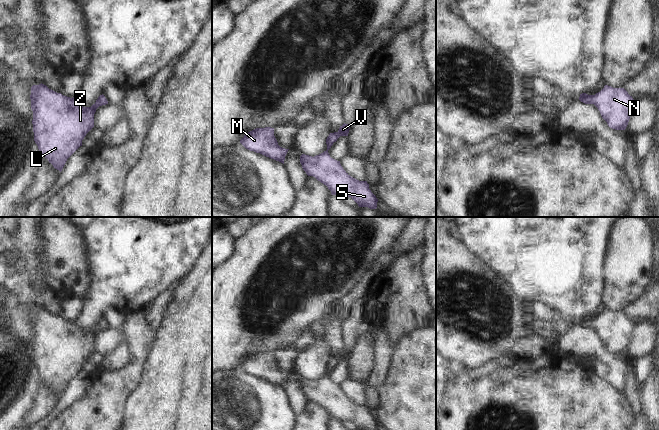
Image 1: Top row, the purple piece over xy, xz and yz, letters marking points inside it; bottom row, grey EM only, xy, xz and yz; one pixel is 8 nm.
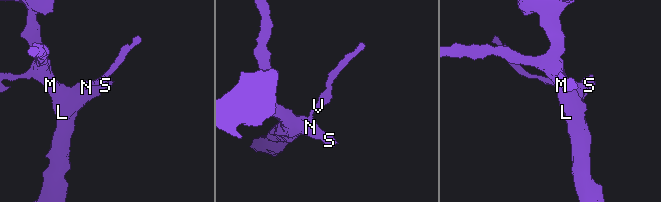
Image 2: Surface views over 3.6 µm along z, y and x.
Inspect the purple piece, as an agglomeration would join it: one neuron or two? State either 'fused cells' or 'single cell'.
single cell

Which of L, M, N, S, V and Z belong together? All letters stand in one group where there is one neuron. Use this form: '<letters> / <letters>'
L M N S V Z

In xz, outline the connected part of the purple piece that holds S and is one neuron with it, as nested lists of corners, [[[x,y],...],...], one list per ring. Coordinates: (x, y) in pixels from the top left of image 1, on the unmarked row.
[[[343,348],[339,354],[330,357],[326,363],[327,374],[314,381],[302,378],[300,387],[308,400],[315,401],[338,421],[351,421],[358,430],[377,430],[378,423],[369,413],[367,405],[351,401],[341,390],[340,385],[330,381],[328,374],[340,360],[348,360],[353,348]]]

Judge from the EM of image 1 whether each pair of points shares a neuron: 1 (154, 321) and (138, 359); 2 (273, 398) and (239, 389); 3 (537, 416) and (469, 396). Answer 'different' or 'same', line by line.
1: different
2: same
3: same

